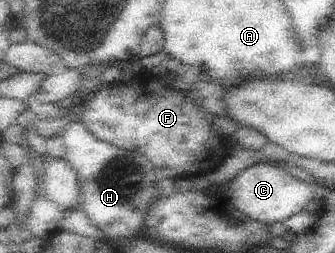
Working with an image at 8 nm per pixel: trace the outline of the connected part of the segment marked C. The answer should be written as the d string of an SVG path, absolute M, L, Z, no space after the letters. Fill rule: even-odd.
M270 162L256 163L237 176L230 184L230 202L234 208L249 218L273 226L279 222L287 222L289 218L302 212L308 202L313 201L315 190L289 172Z

